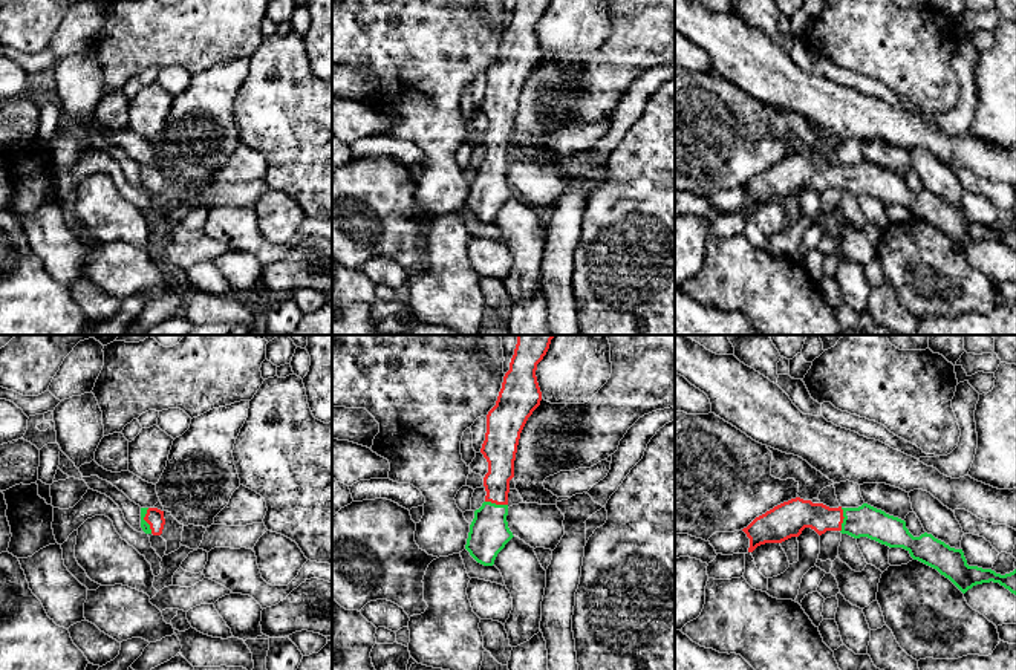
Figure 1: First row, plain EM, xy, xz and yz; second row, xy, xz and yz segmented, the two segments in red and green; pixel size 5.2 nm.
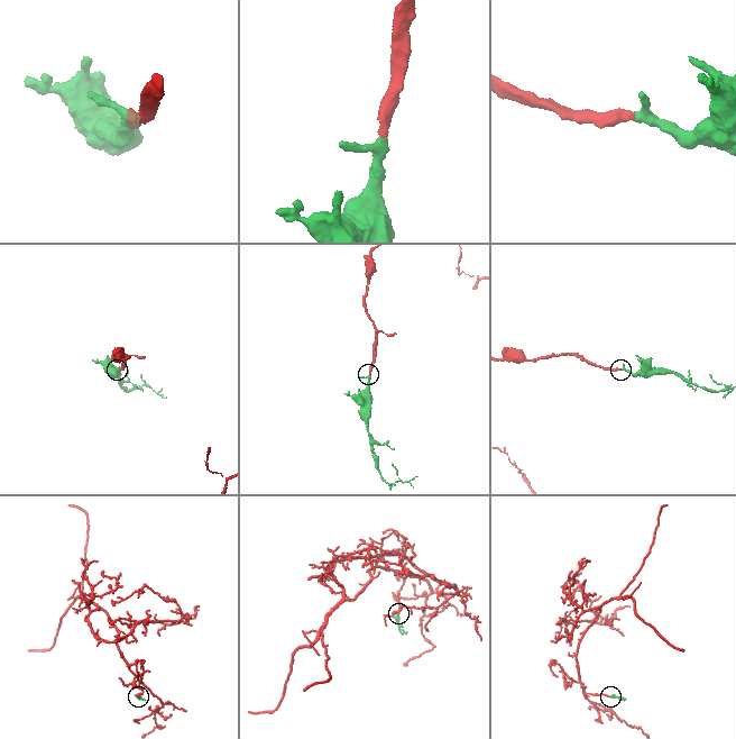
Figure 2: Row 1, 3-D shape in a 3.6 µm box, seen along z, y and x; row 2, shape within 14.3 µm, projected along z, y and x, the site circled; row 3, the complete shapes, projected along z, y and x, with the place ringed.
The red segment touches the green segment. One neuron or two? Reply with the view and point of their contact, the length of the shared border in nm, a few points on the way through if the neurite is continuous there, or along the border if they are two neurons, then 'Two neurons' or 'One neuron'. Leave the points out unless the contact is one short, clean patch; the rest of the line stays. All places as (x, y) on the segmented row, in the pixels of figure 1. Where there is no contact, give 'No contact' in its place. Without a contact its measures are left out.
Touches red at xy (144, 519). Shared border 140 nm. Path across: xy (155, 517), (144, 519), (144, 525). One neuron

